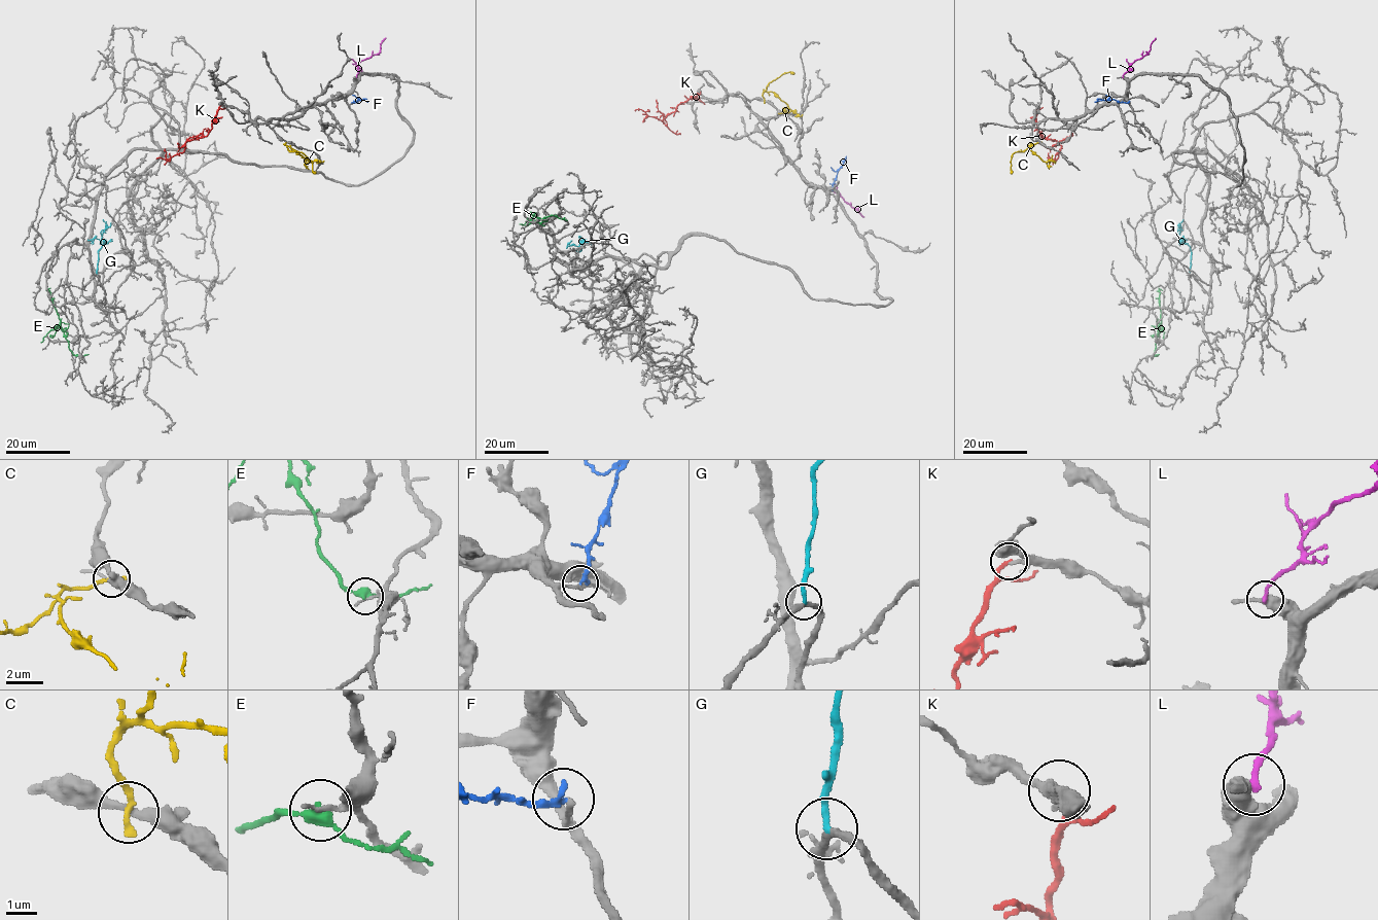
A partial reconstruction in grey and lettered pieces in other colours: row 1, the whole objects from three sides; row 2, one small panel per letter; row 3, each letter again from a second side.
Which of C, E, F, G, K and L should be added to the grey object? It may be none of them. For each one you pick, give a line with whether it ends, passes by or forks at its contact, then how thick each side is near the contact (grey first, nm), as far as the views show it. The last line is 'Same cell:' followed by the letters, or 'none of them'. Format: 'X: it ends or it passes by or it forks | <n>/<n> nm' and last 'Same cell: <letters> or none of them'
Same cell: none of them

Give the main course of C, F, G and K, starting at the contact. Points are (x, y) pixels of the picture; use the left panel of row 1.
C: (285, 142), (289, 150), (302, 152), (311, 162), (315, 173)
F: (353, 102), (358, 99), (367, 102)
G: (97, 274), (98, 250), (105, 228), (103, 219)
K: (221, 106), (207, 135), (187, 140), (182, 152), (168, 161), (171, 158), (169, 152)

